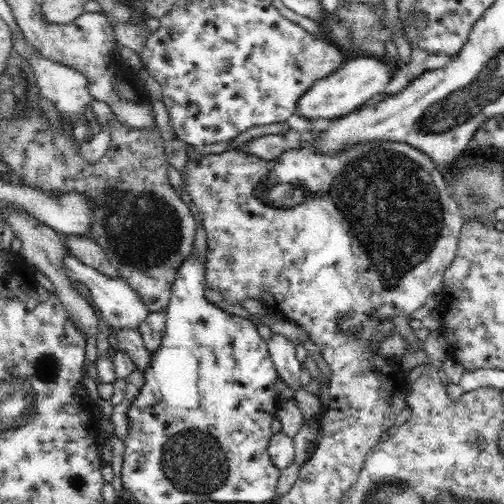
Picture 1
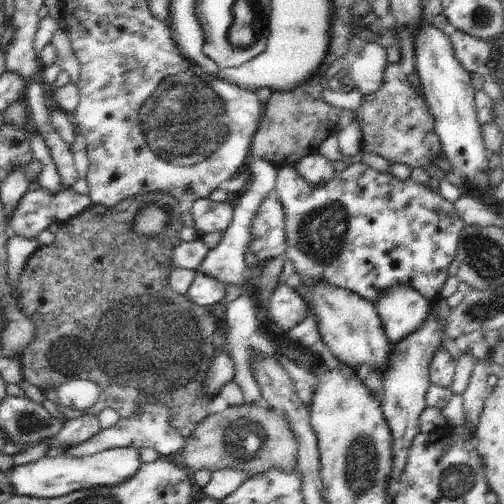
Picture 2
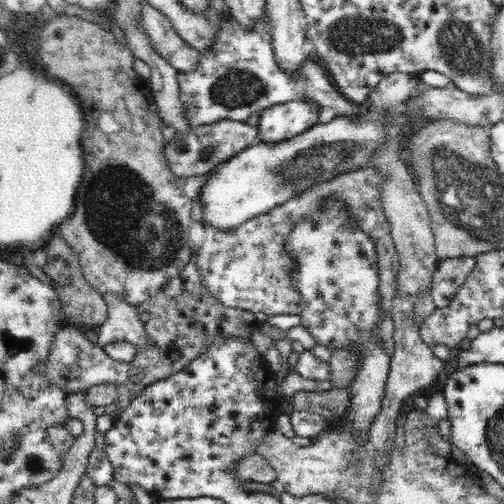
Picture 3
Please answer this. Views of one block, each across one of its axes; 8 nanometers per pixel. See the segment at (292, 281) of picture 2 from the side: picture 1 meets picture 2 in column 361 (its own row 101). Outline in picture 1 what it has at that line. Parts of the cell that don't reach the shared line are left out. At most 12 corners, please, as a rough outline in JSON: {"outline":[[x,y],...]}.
{"outline":[[358,56],[318,80],[296,114],[336,120],[386,94],[390,58]]}

